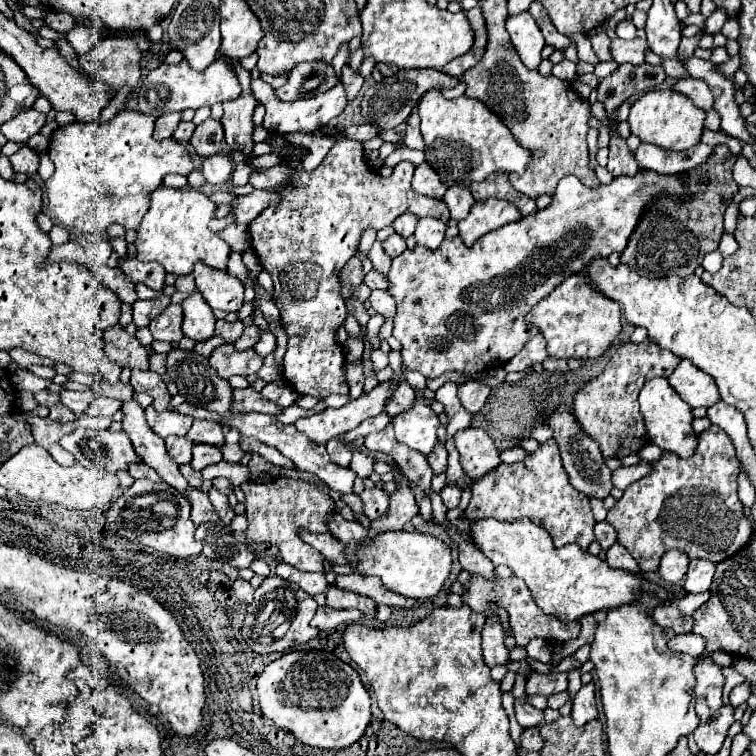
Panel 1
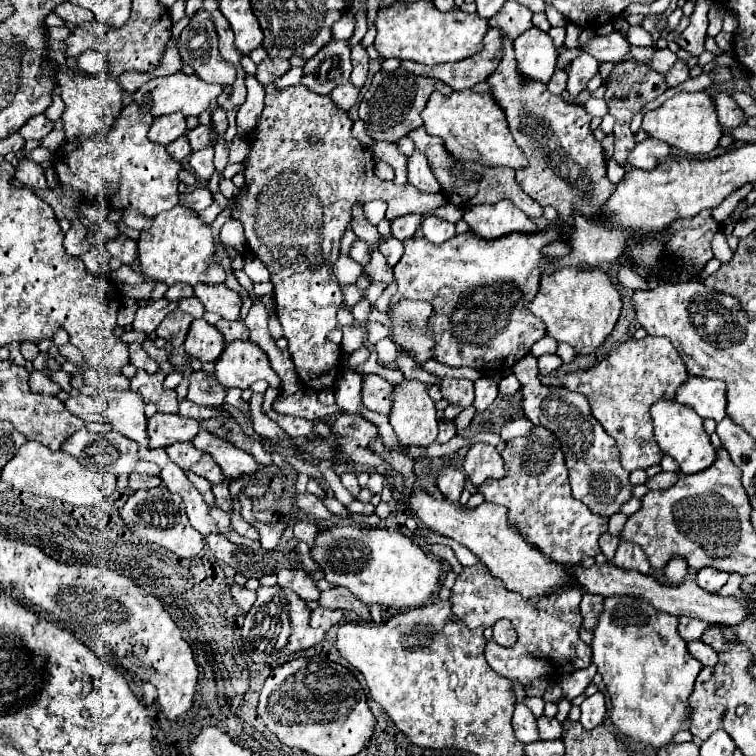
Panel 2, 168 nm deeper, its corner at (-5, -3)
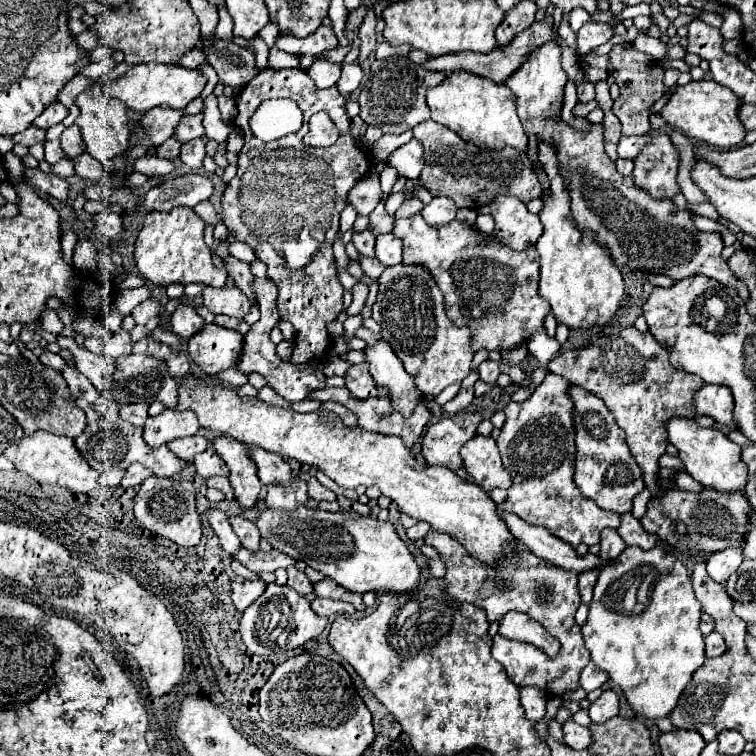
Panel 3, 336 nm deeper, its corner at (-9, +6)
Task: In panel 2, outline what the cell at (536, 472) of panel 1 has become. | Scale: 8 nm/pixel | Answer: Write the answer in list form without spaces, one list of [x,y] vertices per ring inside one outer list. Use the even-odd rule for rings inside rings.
[[[536,427],[532,437],[512,439],[502,451],[502,457],[504,457],[504,469],[506,469],[504,479],[490,479],[488,483],[478,487],[478,493],[482,493],[486,501],[504,505],[510,511],[510,519],[518,525],[518,529],[526,535],[526,539],[532,545],[536,545],[540,551],[544,551],[552,561],[562,563],[566,567],[580,567],[582,559],[596,557],[600,553],[598,537],[608,531],[608,517],[594,515],[588,507],[584,507],[580,501],[572,497],[570,485],[568,485],[568,471],[564,465],[564,455],[560,451],[558,439],[548,429]]]

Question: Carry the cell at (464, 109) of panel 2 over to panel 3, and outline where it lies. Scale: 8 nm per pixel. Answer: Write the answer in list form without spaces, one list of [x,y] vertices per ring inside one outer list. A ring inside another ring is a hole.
[[[456,70],[450,72],[436,88],[430,88],[426,92],[426,102],[432,110],[432,120],[454,130],[466,142],[482,144],[494,150],[500,150],[504,146],[526,150],[528,146],[528,136],[520,118],[516,116],[516,102],[512,100],[512,92],[508,92],[504,84],[496,84],[472,72]]]

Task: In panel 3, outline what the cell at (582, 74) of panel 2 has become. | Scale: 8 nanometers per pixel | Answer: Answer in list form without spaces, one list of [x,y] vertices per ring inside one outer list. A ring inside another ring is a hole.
[[[588,82],[578,84],[578,102],[586,104],[586,102],[592,102],[592,100],[594,100],[594,86],[588,84]]]

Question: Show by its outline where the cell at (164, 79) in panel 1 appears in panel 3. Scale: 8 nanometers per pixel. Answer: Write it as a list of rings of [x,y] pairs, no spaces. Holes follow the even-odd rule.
[[[150,62],[150,64],[138,64],[138,66],[128,68],[128,72],[120,78],[108,78],[104,84],[104,92],[112,98],[122,100],[130,110],[144,114],[150,108],[160,106],[160,104],[168,104],[170,108],[184,110],[190,100],[200,96],[204,84],[206,84],[206,76],[200,74],[198,70]]]

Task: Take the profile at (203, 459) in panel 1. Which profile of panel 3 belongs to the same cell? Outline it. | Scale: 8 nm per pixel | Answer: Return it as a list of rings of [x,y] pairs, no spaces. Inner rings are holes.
[[[208,448],[206,452],[202,452],[200,456],[194,458],[194,466],[196,472],[202,478],[210,478],[210,476],[228,476],[228,466],[224,464],[224,460],[220,460],[220,456],[216,456],[214,448]]]

